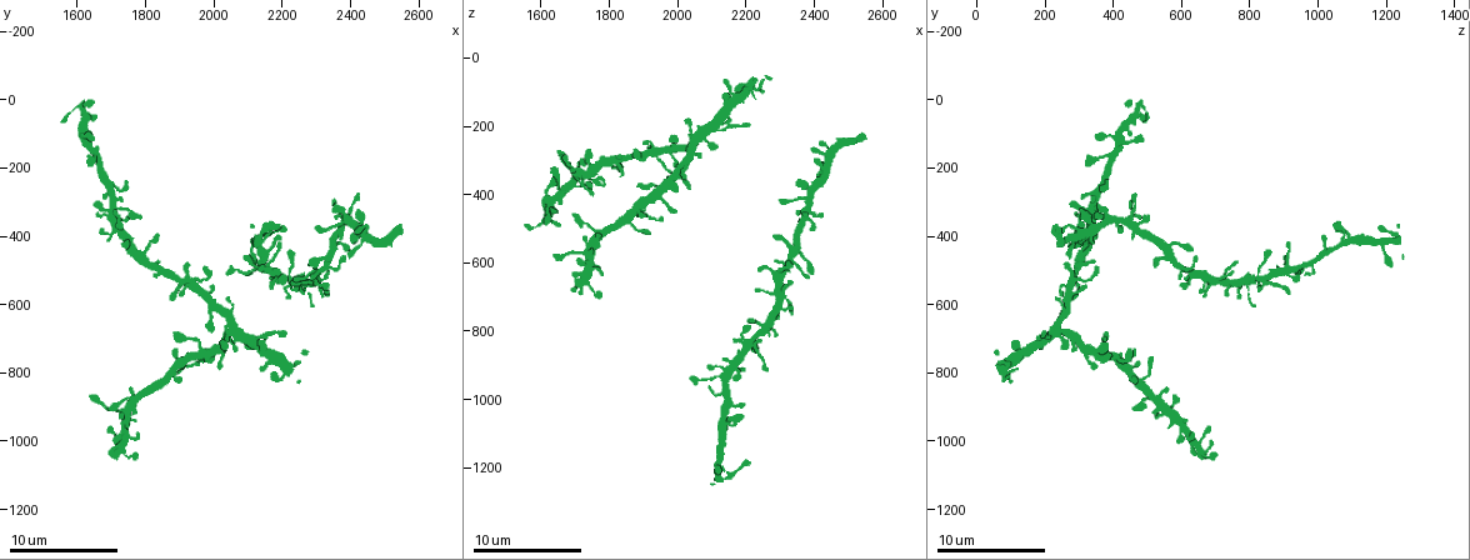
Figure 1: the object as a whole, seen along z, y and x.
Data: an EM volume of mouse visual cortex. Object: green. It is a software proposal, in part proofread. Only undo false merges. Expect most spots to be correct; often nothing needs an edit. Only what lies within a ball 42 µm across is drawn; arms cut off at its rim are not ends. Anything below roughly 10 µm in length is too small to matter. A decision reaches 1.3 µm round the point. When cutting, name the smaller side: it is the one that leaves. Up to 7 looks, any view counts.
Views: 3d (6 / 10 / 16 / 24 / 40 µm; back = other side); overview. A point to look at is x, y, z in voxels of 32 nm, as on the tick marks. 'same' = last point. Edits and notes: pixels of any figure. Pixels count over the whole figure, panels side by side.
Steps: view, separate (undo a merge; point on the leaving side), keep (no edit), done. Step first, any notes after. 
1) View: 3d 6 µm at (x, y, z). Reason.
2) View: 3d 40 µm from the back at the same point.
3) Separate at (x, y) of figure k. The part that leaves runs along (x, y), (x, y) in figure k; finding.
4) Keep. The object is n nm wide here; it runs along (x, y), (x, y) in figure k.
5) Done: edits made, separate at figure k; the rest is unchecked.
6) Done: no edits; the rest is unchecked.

View: 3d 16 µm at (2040, 670, 240).

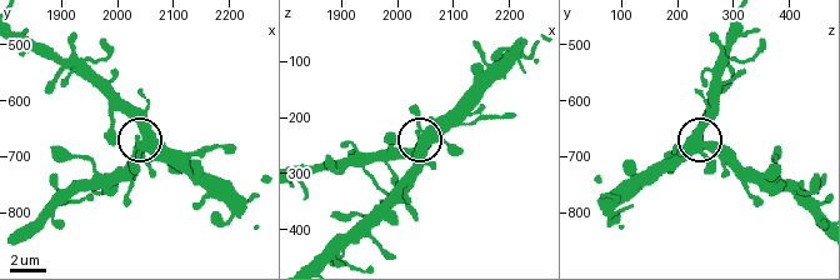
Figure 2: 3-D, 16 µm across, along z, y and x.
View: 3d 16 µm from the back at (2045, 675, 230).

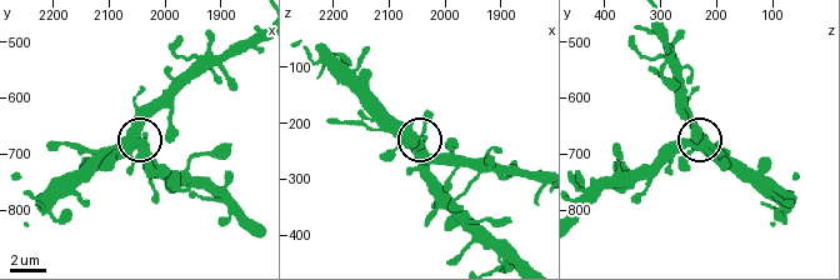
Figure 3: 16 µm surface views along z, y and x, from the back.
Keep. The side arm is 23 µm long; continuous, no second neuron.

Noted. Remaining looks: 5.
View: 3d 16 µm at (2210, 680, 200). Narrows sharply.

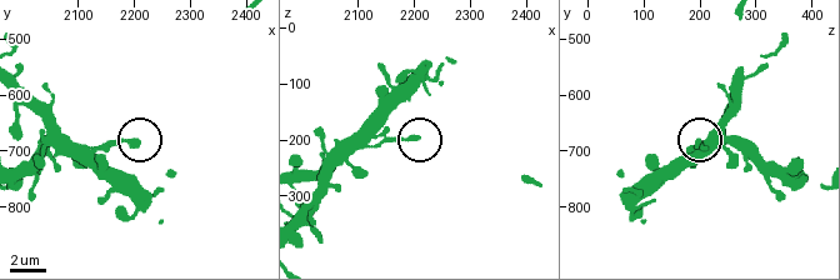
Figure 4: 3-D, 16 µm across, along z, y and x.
Keep. The object is 290 nm wide here; all the same neuron.

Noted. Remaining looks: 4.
View: 3d 16 µm at (2280, 530, 760).

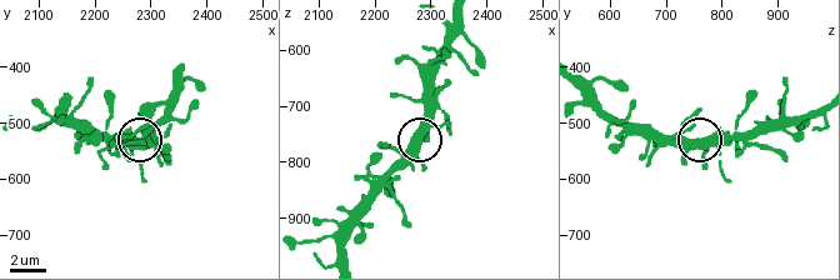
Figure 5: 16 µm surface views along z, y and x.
View: 3d 16 µm from the back at (2280, 535, 760).

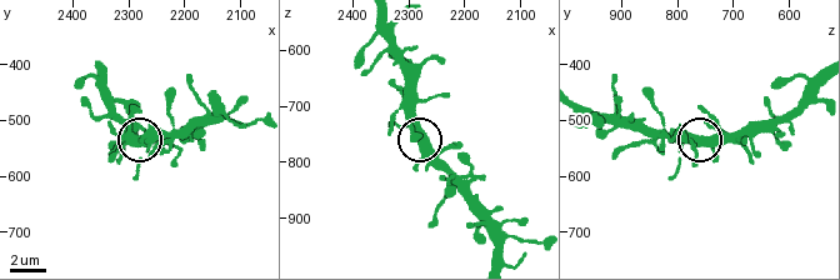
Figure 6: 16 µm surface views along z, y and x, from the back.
Keep. All the same neuron.

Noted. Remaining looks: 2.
Done: no edits; the rest is unchecked.

